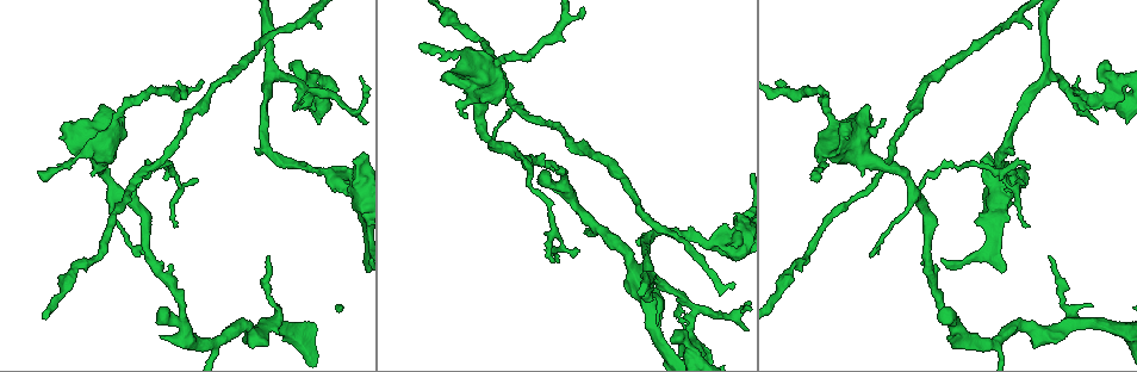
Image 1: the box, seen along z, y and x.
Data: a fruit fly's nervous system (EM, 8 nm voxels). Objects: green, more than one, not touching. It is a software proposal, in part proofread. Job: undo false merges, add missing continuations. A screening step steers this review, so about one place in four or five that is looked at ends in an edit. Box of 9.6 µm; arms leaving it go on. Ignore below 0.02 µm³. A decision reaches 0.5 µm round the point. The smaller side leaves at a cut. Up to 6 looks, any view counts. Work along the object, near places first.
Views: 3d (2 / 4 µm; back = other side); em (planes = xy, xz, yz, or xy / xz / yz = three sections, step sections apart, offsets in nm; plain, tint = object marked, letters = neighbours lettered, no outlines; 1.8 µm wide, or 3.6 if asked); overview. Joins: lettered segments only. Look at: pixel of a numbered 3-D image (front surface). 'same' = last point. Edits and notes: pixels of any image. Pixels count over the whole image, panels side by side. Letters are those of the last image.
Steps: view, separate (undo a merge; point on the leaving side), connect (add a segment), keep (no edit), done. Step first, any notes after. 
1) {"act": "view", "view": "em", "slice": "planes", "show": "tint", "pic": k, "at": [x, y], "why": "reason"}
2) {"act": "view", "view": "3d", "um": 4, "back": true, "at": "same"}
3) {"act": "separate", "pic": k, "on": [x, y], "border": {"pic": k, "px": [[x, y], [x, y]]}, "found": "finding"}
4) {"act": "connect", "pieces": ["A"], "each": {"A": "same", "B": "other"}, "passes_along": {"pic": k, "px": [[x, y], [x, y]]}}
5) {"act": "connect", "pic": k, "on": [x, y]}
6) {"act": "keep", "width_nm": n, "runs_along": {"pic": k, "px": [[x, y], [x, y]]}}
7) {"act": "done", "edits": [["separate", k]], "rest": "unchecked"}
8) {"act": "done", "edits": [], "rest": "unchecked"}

{"act": "view", "view": "em", "slice": "planes", "show": "letters", "pic": 1, "at": [693, 303], "why": "arms part here"}

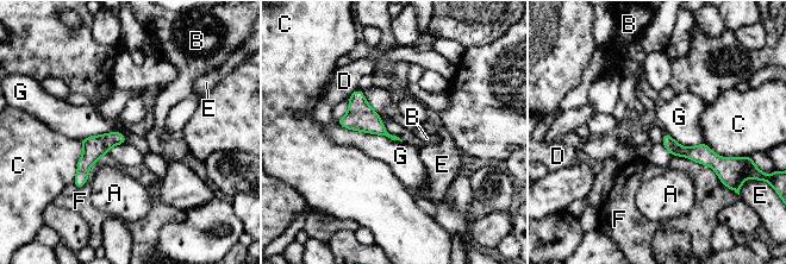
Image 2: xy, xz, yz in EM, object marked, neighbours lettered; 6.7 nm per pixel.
{"act": "keep", "width_nm": 90, "each": {"A": "other", "B": "other", "C": "other", "D": "other", "E": "other", "F": "other", "G": "other"}, "found": "continuous, no second neuron"}

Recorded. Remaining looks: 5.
{"act": "view", "view": "em", "slice": "planes", "show": "tint", "pic": 1, "at": [1030, 168], "why": "free end"}

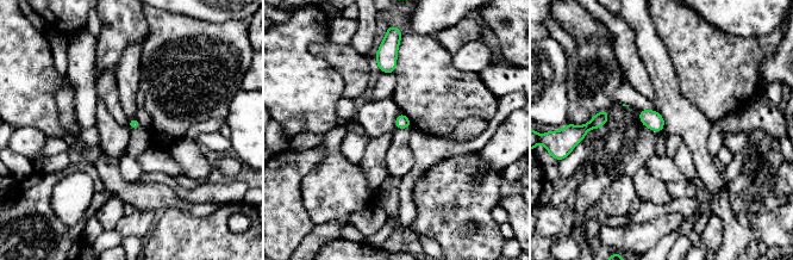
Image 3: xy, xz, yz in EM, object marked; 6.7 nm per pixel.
{"act": "view", "view": "em", "slice": "planes", "show": "letters", "at": "same"}

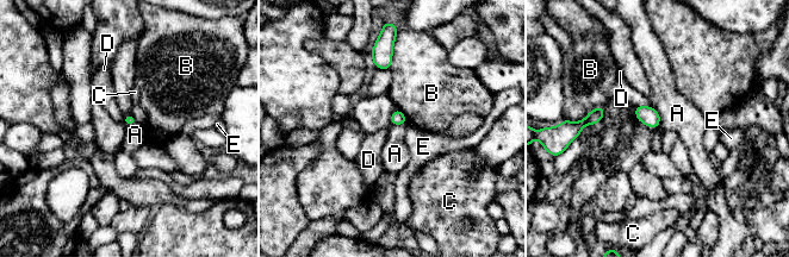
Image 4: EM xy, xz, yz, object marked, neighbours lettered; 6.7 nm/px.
{"act": "keep", "each": {"A": "other", "B": "other", "C": "other", "D": "other", "E": "other"}, "border": {"pic": 4, "px": [[651, 105], [659, 116], [659, 126]]}, "found": "none of them fits"}

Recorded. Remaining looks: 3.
{"act": "view", "view": "em", "um": 3.6, "slice": "xy", "step": 4, "show": "letters", "pic": 1, "at": [73, 161], "why": "thin neck"}

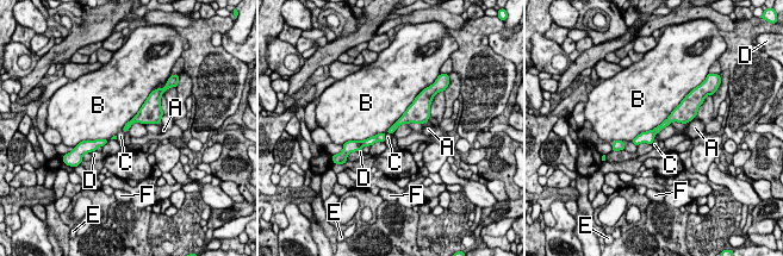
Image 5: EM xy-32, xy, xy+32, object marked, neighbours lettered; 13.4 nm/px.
{"act": "view", "view": "em", "um": 3.6, "slice": "planes", "show": "letters", "at": "same", "why": "cut it another way"}

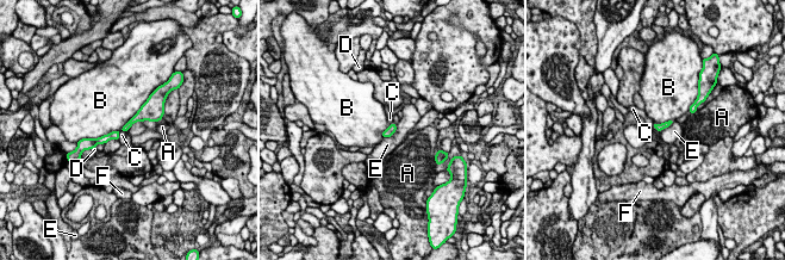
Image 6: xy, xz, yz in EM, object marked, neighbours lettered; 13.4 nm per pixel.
{"act": "keep", "each": {"A": "other", "B": "other", "C": "other", "D": "other", "E": "other", "F": "other"}, "border": {"pic": 6, "px": [[150, 96], [118, 130], [86, 138]]}, "found": "continuous, no second neuron"}

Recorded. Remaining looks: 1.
{"act": "done", "edits": [], "rest": "unchecked"}

